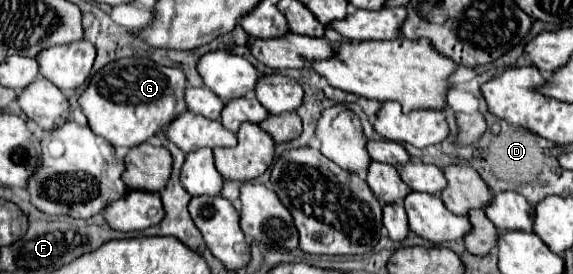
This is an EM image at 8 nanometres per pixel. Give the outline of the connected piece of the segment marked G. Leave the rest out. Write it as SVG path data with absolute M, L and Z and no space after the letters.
M121 58L91 78L89 88L79 96L79 104L97 136L115 148L131 150L167 128L171 120L187 110L185 82L185 72L179 68L161 66L149 58Z

